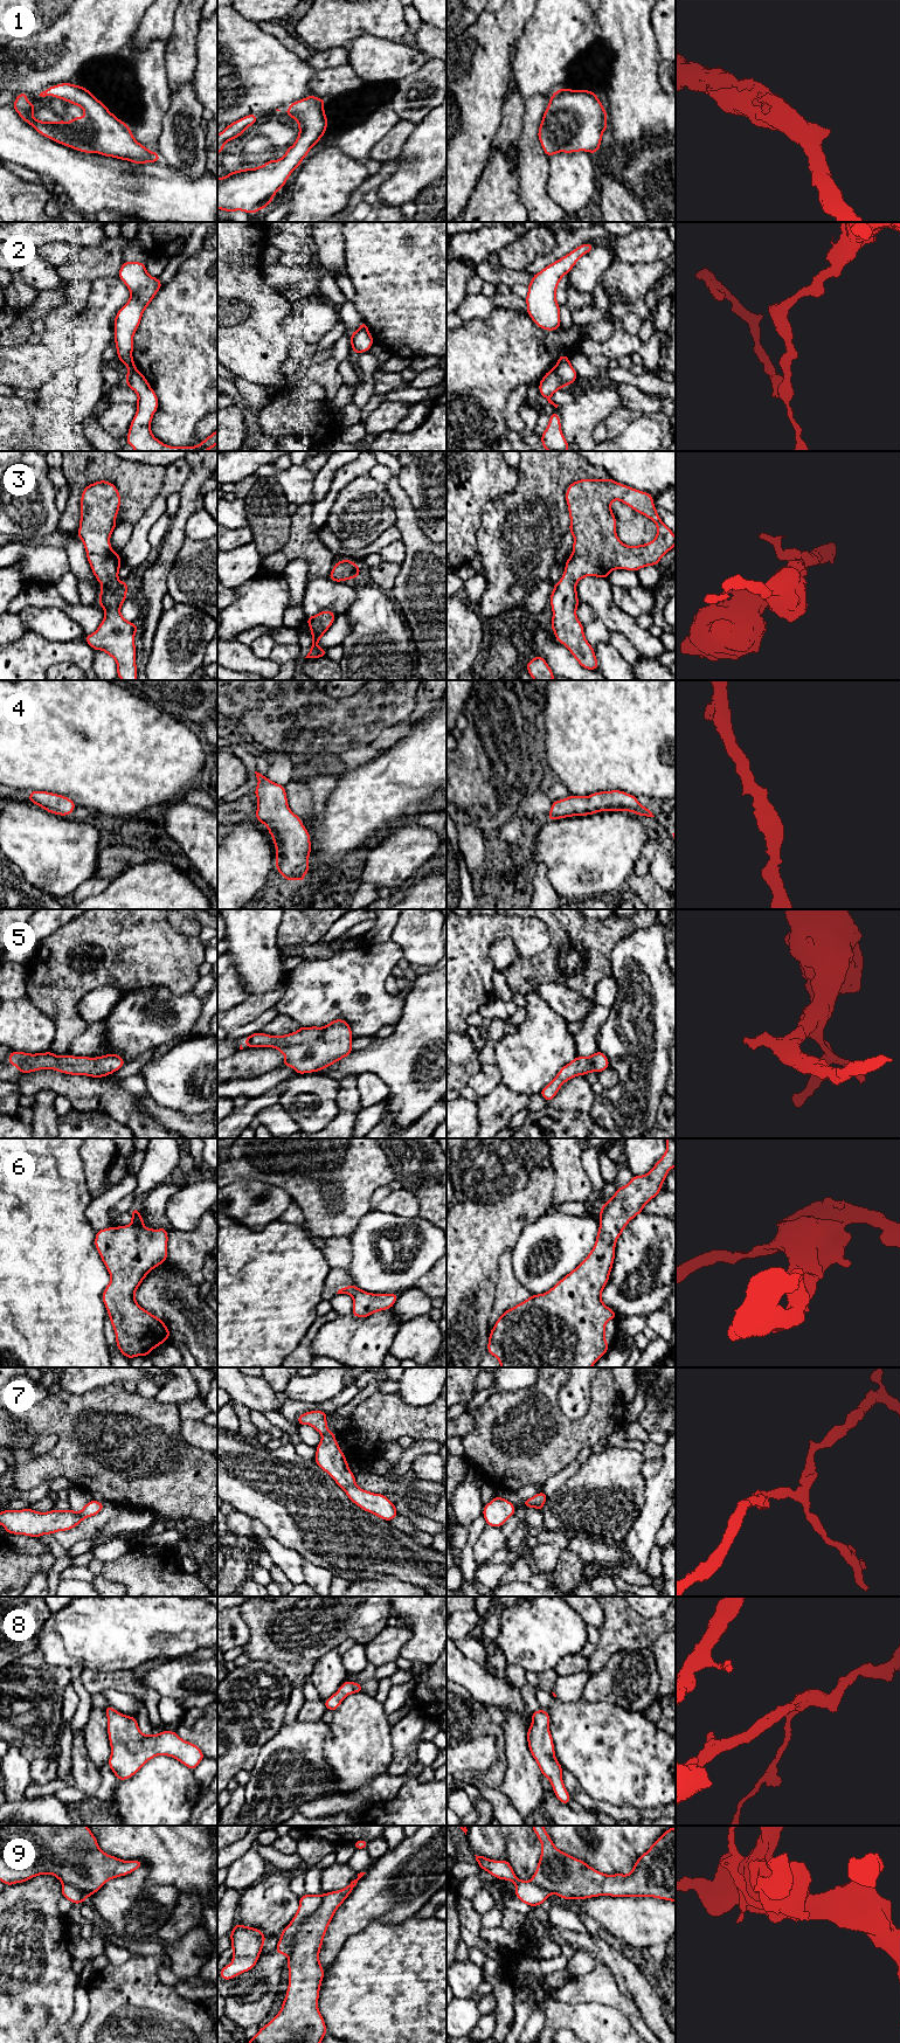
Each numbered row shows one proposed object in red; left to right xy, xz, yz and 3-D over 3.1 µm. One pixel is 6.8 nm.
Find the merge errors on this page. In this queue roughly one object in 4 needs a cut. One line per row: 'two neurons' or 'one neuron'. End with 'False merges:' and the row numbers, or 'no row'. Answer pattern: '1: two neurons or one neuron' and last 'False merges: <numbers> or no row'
1: one neuron
2: two neurons
3: one neuron
4: one neuron
5: one neuron
6: one neuron
7: one neuron
8: one neuron
9: two neurons
False merges: 2, 9

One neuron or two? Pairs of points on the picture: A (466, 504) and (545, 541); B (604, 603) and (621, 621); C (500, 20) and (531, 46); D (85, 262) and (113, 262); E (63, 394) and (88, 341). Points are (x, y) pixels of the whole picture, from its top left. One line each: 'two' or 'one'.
A: two
B: one
C: two
D: one
E: one

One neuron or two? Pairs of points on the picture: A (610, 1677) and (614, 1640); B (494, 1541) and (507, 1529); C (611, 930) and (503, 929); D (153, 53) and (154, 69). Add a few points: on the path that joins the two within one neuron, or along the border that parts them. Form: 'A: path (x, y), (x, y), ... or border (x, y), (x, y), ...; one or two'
A: border (639, 1648), (616, 1652), (593, 1674); two
B: border (498, 1528), (507, 1538); two
C: border (540, 921), (547, 929), (549, 944), (537, 955); two
D: path (153, 56), (153, 66); one

